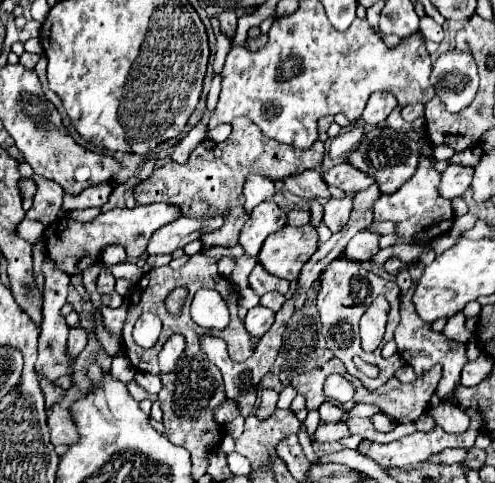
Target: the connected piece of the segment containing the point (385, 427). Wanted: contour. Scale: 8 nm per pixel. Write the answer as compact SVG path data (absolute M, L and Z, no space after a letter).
M382 412L375 414L371 417L371 421L375 429L387 433L394 429L396 423Z

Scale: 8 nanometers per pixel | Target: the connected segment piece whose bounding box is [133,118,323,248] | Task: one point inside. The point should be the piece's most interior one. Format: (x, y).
(211, 181)

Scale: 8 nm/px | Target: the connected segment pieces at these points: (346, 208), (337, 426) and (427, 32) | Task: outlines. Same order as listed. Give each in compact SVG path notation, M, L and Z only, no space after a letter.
M345 192L343 198L329 198L325 204L325 214L323 220L325 224L331 228L331 232L339 232L349 216L351 216L351 208L353 208L353 192Z
M329 422L329 424L319 424L315 430L315 440L317 442L335 442L343 436L349 436L349 428L343 422Z
M421 16L421 32L427 40L435 40L441 42L443 40L443 28L431 18L431 16Z

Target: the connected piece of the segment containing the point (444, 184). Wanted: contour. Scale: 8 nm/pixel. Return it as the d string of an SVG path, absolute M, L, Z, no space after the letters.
M451 164L445 172L443 172L443 180L439 184L439 192L445 198L455 198L455 196L463 196L463 192L467 188L471 188L473 182L473 168L471 166L461 166L461 164Z

